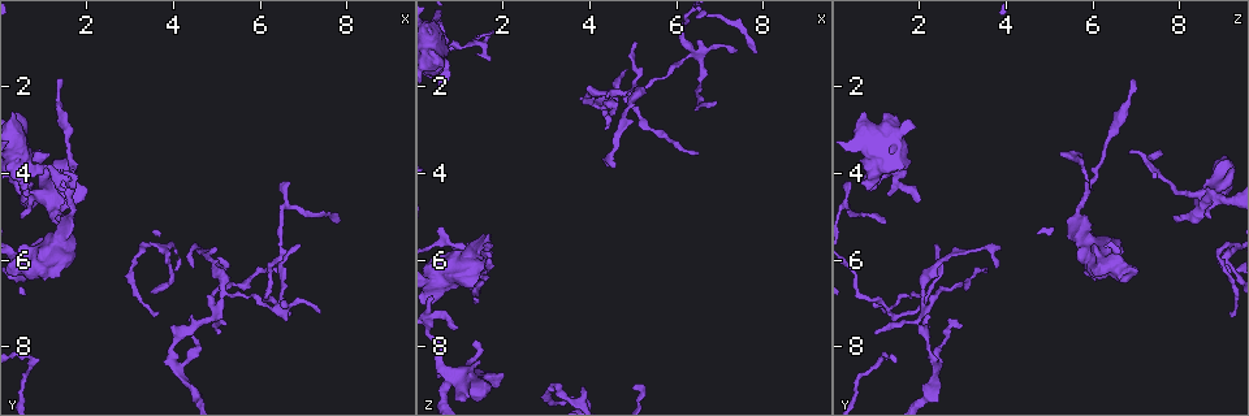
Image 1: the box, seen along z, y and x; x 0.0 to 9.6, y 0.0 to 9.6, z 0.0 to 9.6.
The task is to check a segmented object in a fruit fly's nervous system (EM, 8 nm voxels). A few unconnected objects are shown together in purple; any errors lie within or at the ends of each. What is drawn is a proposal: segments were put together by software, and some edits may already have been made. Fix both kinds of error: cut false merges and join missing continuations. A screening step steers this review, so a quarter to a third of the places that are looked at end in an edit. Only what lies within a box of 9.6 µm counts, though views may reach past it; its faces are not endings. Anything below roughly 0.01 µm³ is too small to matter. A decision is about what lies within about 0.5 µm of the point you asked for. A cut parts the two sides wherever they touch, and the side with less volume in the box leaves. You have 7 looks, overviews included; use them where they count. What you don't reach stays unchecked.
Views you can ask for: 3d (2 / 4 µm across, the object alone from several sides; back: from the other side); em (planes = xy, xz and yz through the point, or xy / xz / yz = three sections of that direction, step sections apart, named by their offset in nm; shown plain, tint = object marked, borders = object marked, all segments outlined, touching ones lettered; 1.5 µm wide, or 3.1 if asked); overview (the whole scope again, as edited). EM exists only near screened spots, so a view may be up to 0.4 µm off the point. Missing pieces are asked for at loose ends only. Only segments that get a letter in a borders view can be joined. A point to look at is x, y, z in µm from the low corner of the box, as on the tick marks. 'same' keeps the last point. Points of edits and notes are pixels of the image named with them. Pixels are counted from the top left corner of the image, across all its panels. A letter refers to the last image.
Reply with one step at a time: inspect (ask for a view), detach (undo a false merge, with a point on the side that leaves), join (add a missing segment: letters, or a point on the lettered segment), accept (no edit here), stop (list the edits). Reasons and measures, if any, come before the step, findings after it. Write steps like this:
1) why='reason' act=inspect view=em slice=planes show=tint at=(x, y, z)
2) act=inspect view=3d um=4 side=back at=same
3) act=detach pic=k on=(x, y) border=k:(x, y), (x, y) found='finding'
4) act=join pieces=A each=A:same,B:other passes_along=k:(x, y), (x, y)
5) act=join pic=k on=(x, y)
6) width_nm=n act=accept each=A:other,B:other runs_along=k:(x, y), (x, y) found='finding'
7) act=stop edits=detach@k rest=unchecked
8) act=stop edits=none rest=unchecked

why='thick end' act=inspect view=em slice=planes show=borders at=(2.10, 4.40, 8.60)

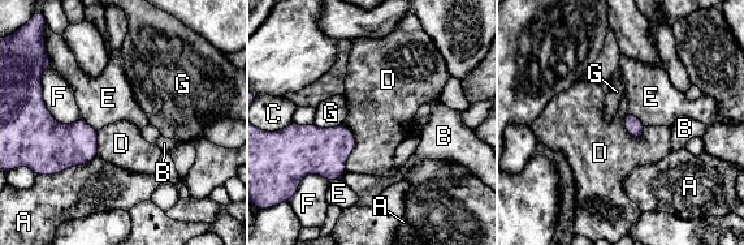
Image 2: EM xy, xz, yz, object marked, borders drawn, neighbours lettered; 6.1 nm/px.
act=accept each=A:other,B:other,C:other,D:other,E:other,F:other,G:other border=2:(344, 125), (355, 141), (345, 171) found='no lettered segment goes on from it'

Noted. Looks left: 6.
why='looks like a crossing' act=inspect view=3d um=4 at=(5.15, 7.00, 2.05)

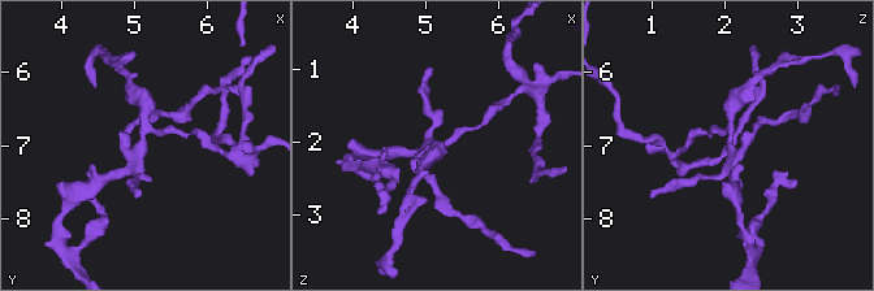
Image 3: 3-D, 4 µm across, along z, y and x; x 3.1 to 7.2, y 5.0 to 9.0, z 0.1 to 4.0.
act=inspect view=em slice=yz step=8 show=borders at=(5.10, 6.95, 2.10)

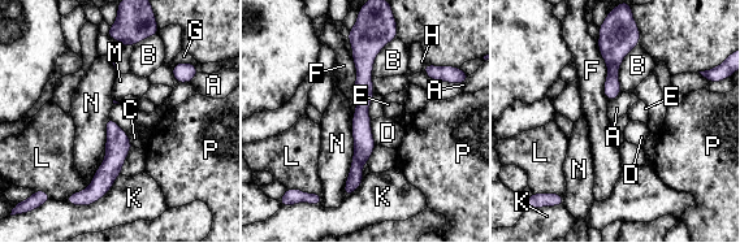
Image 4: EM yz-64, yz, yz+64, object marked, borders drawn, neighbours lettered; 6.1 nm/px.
act=accept each=A:other,B:other,C:other,D:other,E:other,F:other,G:other,H:other,K:other,L:other,M:other,N:other,P:other border=4:(371, 121), (372, 138), (377, 144) found='one cell here'

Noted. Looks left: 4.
why='free end' act=inspect view=em slice=planes show=borders at=(7.45, 7.30, 1.20)

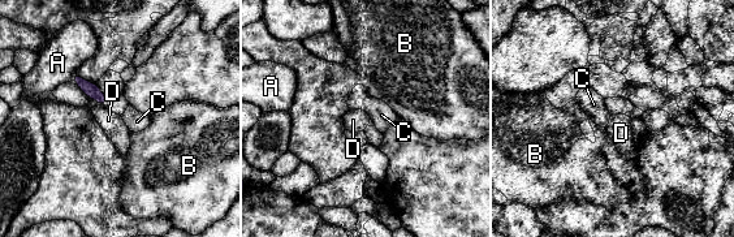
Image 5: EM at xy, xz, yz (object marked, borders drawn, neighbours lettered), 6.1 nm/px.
act=accept each=A:other,B:other,C:other,D:other border=5:(99, 104), (104, 107) found='no lettered segment goes on from it'

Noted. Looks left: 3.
act=stop edits=none rest=unchecked

